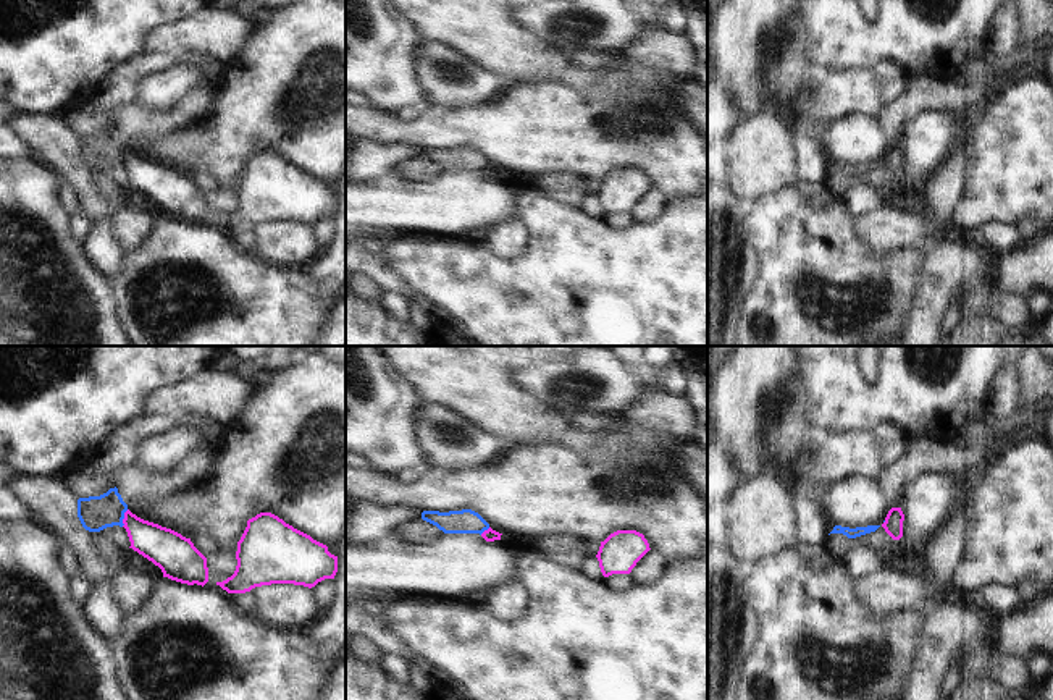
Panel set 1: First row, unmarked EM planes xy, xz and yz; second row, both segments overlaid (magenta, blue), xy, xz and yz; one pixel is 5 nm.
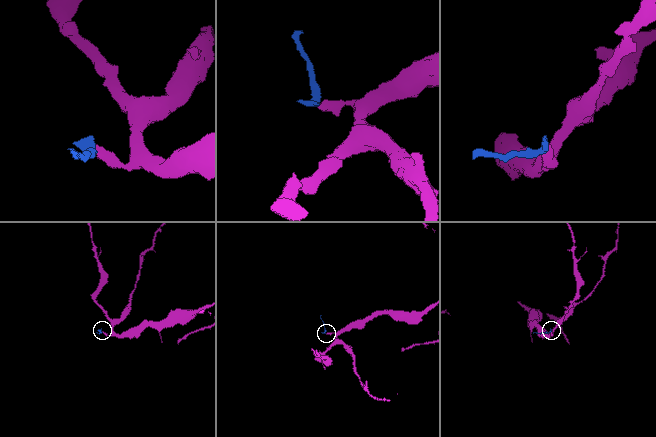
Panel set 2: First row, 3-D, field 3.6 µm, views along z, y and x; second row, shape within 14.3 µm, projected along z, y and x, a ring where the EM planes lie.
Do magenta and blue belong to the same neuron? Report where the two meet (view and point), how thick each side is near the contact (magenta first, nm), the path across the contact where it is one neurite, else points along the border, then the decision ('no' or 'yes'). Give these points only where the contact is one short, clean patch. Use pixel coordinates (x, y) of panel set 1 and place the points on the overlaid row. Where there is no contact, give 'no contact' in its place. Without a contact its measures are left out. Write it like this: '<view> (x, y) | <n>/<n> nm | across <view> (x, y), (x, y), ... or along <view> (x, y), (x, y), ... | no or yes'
xy (125, 518) | 190/180 nm | along xy (128, 510), (121, 526) | no

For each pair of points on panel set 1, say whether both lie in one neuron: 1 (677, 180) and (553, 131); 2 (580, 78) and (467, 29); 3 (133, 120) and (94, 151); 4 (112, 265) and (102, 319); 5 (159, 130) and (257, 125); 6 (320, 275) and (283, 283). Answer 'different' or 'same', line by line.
1: same
2: same
3: same
4: different
5: different
6: different

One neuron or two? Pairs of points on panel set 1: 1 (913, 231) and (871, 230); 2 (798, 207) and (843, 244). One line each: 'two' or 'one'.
1: one
2: one

